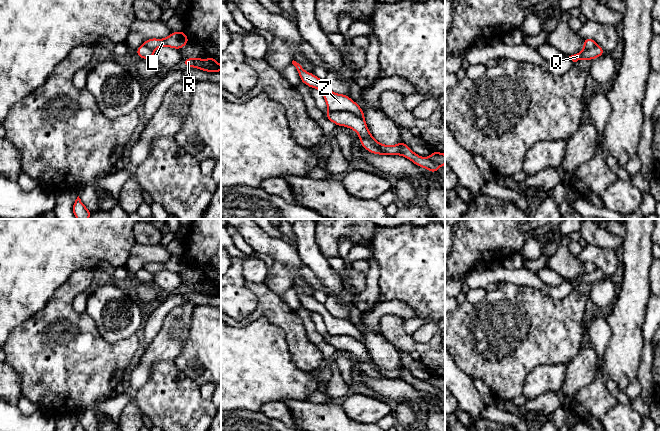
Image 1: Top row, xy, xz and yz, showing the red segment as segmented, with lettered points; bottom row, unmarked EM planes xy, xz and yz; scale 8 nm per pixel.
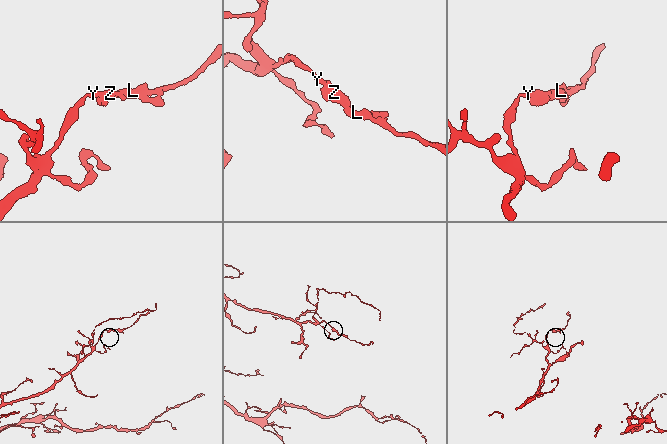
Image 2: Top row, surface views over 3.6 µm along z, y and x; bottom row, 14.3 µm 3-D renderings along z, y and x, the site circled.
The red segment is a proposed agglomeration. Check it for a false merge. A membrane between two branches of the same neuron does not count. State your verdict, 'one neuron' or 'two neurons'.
two neurons

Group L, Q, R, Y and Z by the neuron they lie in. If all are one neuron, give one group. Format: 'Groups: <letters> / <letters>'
Groups: L / Q R Y Z

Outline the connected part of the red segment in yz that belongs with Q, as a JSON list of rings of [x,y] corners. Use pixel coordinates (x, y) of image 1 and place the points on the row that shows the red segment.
[[[596,45],[593,48],[587,49],[585,48],[581,52],[569,56],[573,62],[577,62],[580,59],[583,60],[593,60],[595,58],[598,58],[602,55],[604,55],[604,49],[600,45]]]

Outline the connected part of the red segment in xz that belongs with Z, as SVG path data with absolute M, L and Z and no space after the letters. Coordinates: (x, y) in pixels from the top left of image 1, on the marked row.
M293 60L292 64L296 67L302 83L306 84L310 88L316 88L322 92L327 108L330 112L351 112L365 120L362 108L349 96L332 92L327 87L324 80L319 79L313 73L306 72L296 61Z

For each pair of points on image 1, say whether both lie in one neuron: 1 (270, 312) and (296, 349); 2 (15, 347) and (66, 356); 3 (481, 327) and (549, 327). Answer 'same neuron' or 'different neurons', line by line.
1: same neuron
2: same neuron
3: same neuron

